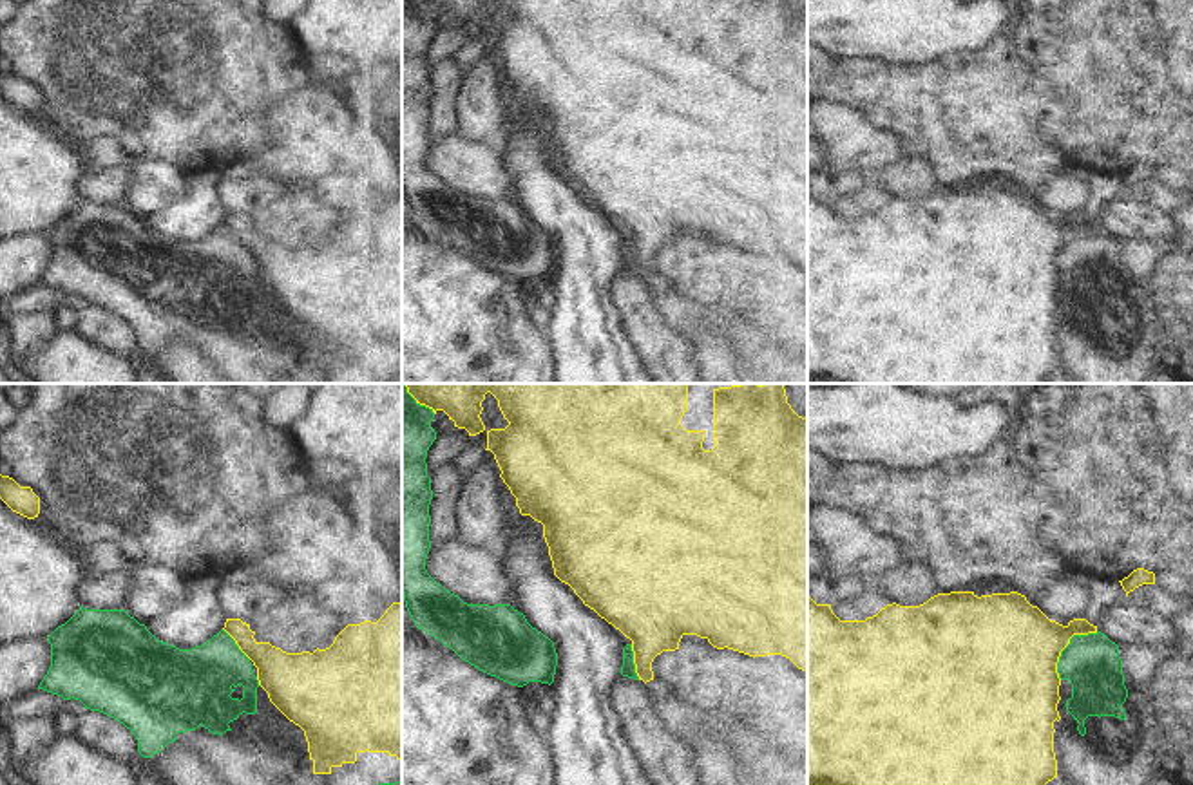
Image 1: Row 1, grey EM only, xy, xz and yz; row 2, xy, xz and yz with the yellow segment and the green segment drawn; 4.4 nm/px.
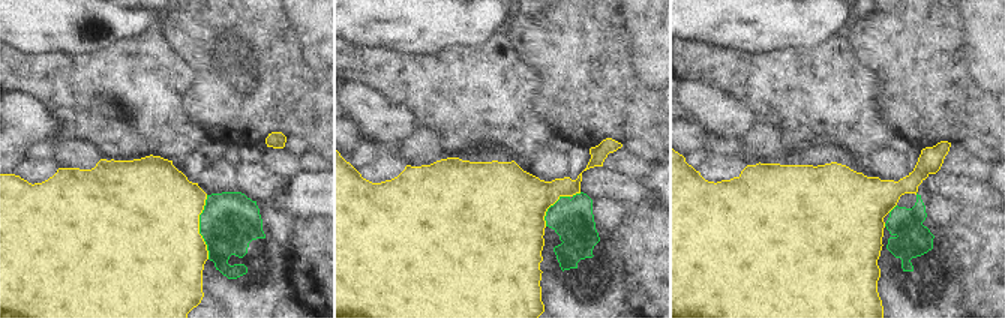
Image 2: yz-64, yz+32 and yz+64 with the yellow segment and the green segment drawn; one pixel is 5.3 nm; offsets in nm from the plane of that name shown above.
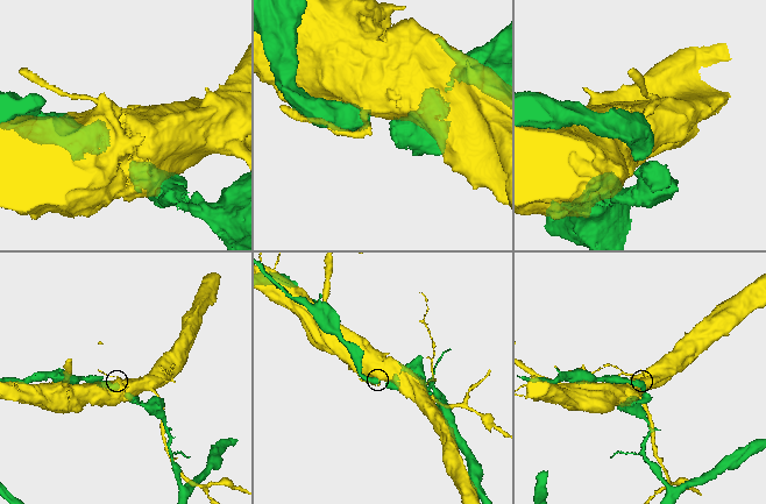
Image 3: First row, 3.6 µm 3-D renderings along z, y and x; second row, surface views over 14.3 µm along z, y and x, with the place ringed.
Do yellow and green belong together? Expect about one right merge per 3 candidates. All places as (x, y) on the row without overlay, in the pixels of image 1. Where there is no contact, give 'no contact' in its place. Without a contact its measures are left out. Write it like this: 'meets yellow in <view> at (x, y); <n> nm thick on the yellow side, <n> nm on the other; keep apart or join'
meets yellow in yz at (1067, 239); 440 nm thick on the yellow side, 260 nm on the other; keep apart

